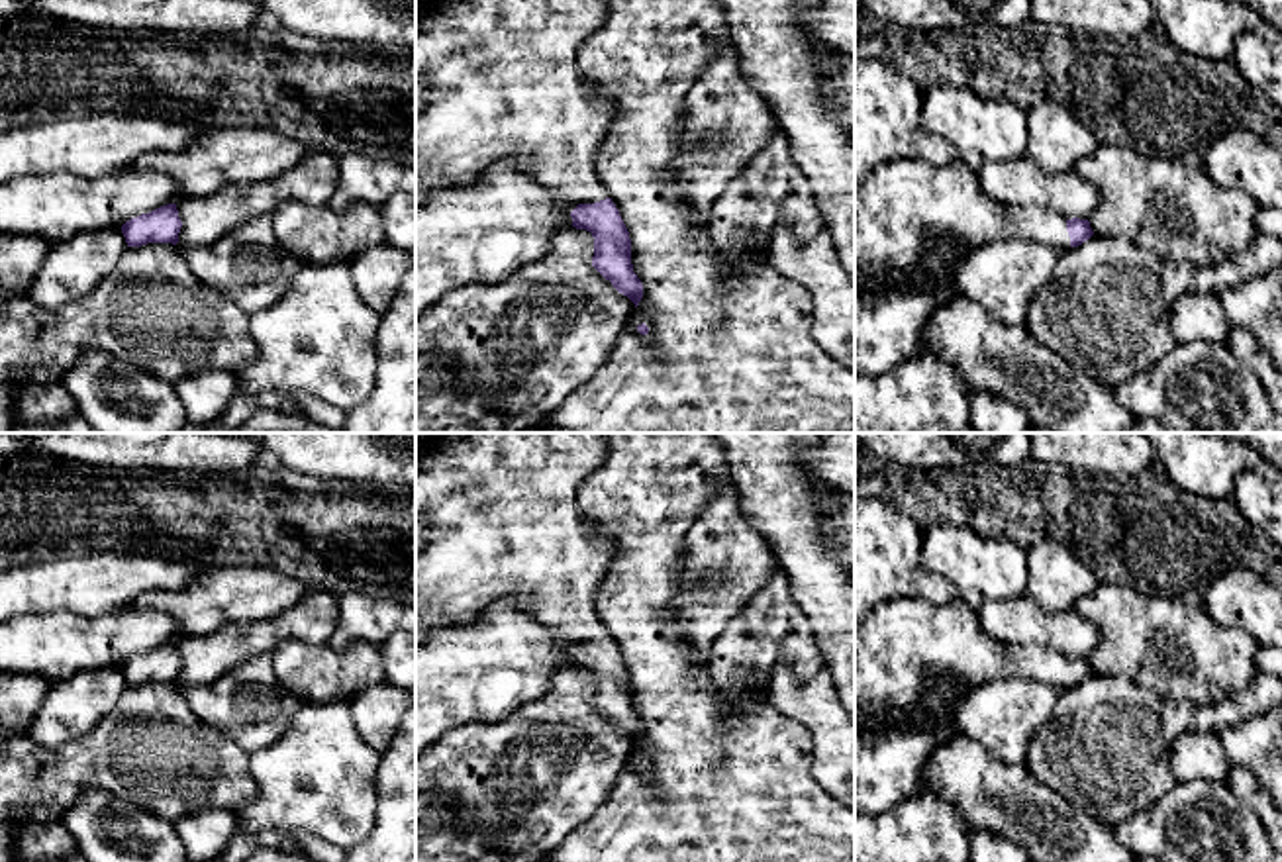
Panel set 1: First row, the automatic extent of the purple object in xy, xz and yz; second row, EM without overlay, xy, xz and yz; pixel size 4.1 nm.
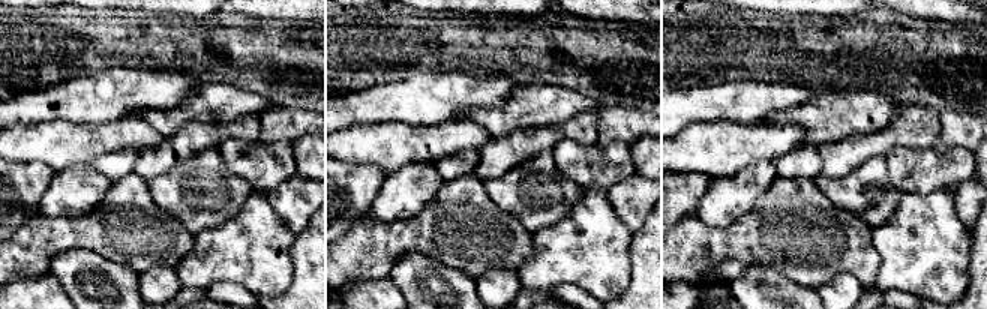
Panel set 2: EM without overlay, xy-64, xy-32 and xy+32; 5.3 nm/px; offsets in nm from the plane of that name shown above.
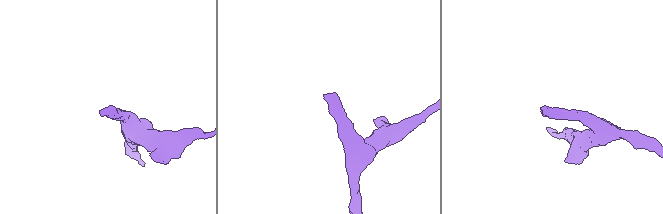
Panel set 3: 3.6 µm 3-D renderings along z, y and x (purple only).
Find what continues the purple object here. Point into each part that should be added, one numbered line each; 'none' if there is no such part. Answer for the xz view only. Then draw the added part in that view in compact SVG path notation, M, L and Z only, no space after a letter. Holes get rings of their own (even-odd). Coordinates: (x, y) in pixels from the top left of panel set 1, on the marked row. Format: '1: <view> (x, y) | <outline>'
1: xz (502, 83) | M423 0L416 29L416 78L423 78L427 88L416 114L416 206L437 190L474 182L500 159L512 159L565 202L606 200L594 159L614 106L576 72L580 45L604 25L606 16L606 0Z

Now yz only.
1: yz (894, 206) | M896 159L876 167L863 182L855 180L855 270L864 276L882 276L890 270L913 272L925 253L925 233L935 227L957 235L970 253L998 241L1031 241L1070 249L1066 219L1043 206L1006 206L986 198L976 172L961 159L947 167L935 167L923 159Z

